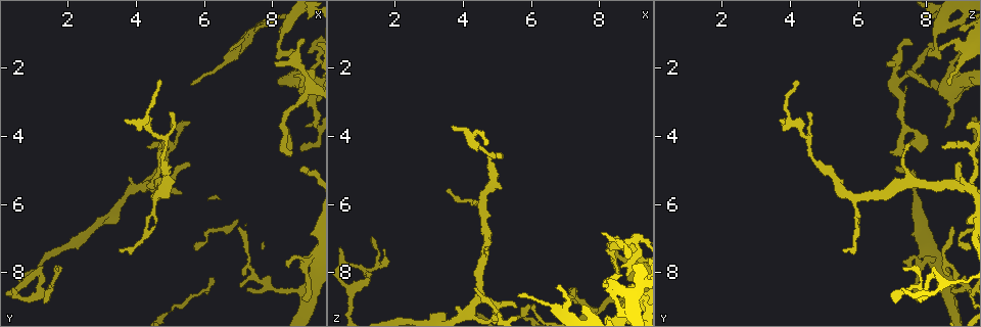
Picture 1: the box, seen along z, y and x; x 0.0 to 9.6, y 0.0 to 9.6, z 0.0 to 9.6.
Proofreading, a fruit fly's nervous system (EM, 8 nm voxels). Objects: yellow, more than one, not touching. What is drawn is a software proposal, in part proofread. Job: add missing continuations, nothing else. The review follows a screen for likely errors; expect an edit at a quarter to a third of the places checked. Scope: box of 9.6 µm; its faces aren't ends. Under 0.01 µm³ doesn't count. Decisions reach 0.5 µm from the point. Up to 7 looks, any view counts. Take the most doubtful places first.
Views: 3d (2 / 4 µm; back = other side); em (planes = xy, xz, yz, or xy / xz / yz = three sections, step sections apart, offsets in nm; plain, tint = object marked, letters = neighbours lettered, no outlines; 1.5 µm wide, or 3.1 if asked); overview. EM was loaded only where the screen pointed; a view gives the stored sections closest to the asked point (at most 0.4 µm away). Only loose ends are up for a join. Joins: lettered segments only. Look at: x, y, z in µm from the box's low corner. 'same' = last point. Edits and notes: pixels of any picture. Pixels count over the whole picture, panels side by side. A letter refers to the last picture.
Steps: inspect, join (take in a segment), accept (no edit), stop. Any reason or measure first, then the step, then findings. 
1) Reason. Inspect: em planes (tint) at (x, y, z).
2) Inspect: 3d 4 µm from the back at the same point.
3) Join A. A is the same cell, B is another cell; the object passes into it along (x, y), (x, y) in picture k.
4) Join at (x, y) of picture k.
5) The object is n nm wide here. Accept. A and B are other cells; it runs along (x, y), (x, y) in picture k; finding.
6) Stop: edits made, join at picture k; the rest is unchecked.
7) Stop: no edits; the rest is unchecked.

Tapers out. Inspect: 3d 2 µm at (5.60, 2.50, 8.70).

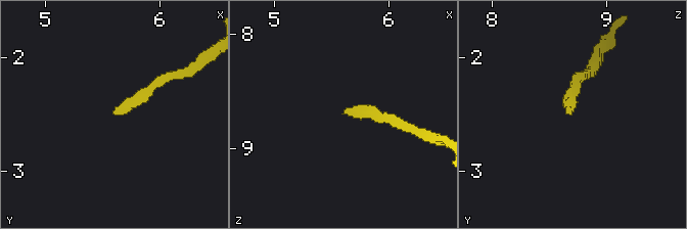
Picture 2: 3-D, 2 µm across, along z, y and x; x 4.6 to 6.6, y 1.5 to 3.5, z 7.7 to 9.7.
Now the EM. Inspect: em yz step 8 (tint) at (5.60, 2.46, 8.72).

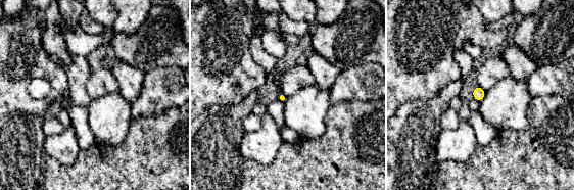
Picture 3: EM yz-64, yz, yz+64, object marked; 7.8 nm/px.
See the neighbours. Inspect: em yz step 8 (letters) at the same point.

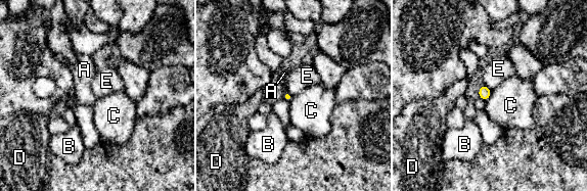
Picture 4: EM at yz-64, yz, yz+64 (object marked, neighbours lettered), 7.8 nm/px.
The longest contact is with C, 100 nm. Accept. A, B, C, D and E are other cells; a border runs along (483, 84), (491, 91) in picture 4; no lettered segment goes on from it.

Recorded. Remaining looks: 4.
Inspect: 3d 4 µm at (8.10, 1.85, 6.85).

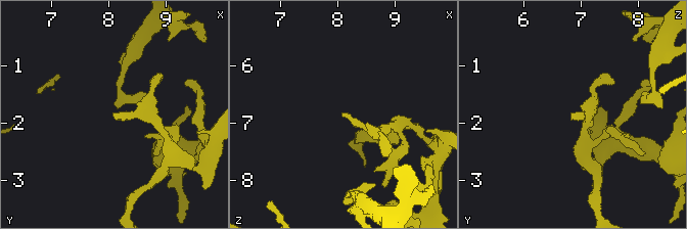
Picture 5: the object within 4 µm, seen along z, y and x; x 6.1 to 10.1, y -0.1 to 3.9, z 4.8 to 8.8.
Need the tissue. Inspect: em xz step 4 (tint) at (8.05, 1.90, 6.80).

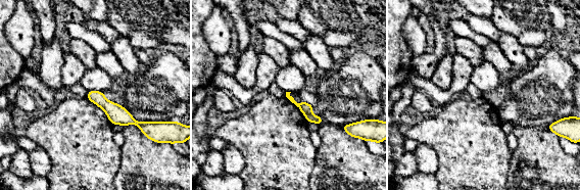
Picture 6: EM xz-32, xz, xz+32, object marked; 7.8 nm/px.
Inspect: em xz step 4 (letters) at the same point.

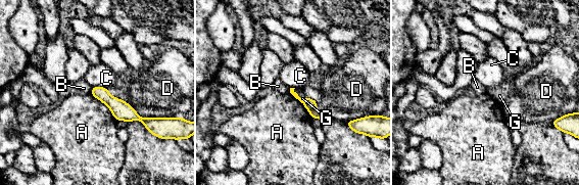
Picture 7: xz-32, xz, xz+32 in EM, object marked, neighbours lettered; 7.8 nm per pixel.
Accept. A, B, C, D and G are other cells; none of them fits.

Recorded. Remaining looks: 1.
Thin end. Inspect: em planes (letters) at (5.50, 4.90, 9.05).

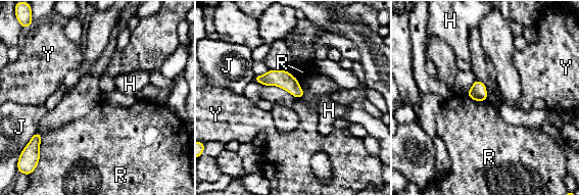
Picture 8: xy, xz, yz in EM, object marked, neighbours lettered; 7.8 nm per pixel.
The object is 130 nm wide here. Accept. H, J, R and Y are other cells; it runs along (257, 78), (283, 79), (300, 93) in picture 8; no lettered segment goes on from it.

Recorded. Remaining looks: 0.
Stop: no edits; the rest is unchecked.

